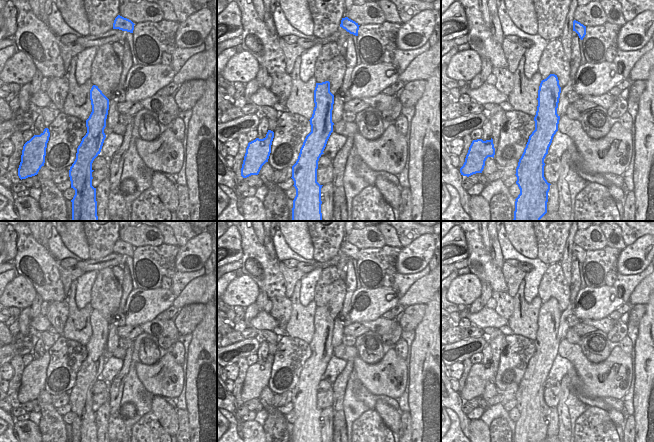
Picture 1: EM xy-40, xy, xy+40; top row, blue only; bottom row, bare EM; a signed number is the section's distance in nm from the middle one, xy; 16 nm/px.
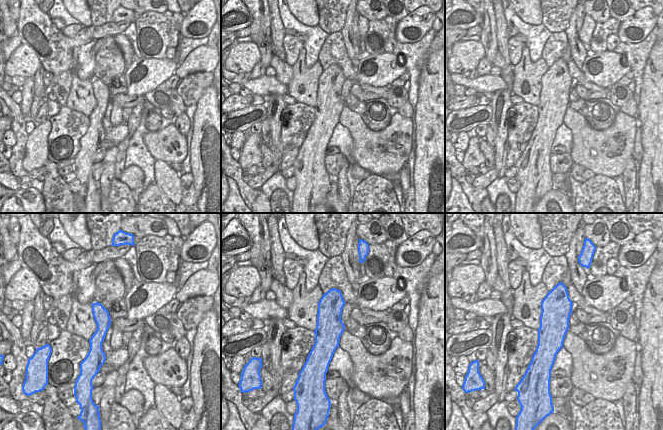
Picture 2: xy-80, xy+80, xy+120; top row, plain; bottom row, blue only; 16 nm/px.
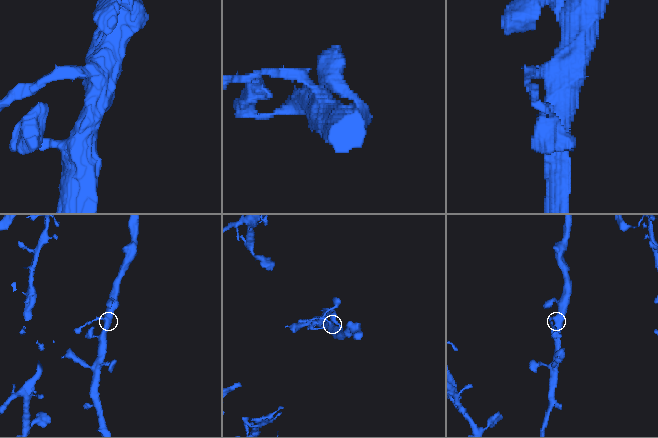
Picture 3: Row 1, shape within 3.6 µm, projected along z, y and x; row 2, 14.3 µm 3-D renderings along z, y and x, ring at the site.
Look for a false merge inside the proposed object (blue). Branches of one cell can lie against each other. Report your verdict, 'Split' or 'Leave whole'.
Leave whole.

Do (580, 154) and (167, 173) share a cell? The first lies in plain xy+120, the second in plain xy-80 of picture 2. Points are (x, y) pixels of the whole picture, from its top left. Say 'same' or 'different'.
different

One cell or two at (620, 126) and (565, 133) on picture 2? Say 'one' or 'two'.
two

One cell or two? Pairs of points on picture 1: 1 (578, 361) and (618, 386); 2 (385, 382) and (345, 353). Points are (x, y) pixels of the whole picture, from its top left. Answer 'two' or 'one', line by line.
1: one
2: one

